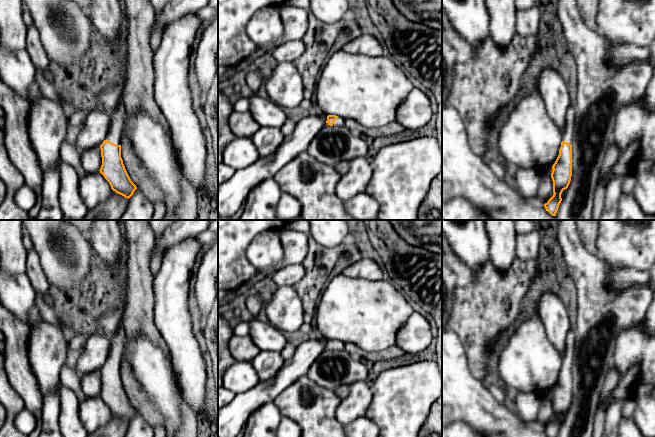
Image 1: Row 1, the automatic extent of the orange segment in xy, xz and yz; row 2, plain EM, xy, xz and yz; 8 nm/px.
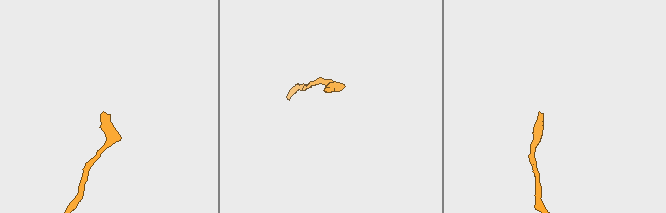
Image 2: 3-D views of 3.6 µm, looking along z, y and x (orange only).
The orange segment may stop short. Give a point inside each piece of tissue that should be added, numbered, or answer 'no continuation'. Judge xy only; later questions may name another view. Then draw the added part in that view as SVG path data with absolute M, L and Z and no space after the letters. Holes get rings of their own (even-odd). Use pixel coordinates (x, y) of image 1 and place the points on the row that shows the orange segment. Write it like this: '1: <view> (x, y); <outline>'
1: xy (114, 135); M122 96L117 108L110 116L110 127L105 140L110 141L116 145L121 145L123 121L126 113L127 111L124 103L124 97Z

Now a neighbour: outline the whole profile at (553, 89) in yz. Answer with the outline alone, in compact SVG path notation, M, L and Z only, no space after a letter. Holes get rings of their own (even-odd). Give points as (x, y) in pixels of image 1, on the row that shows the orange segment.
M552 69L542 70L538 79L538 89L549 117L561 130L565 127L566 114L570 104L569 90L560 74Z

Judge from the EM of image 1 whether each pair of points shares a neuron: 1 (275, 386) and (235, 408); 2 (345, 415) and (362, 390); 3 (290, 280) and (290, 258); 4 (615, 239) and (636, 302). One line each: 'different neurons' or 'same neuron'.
1: same neuron
2: same neuron
3: different neurons
4: different neurons

